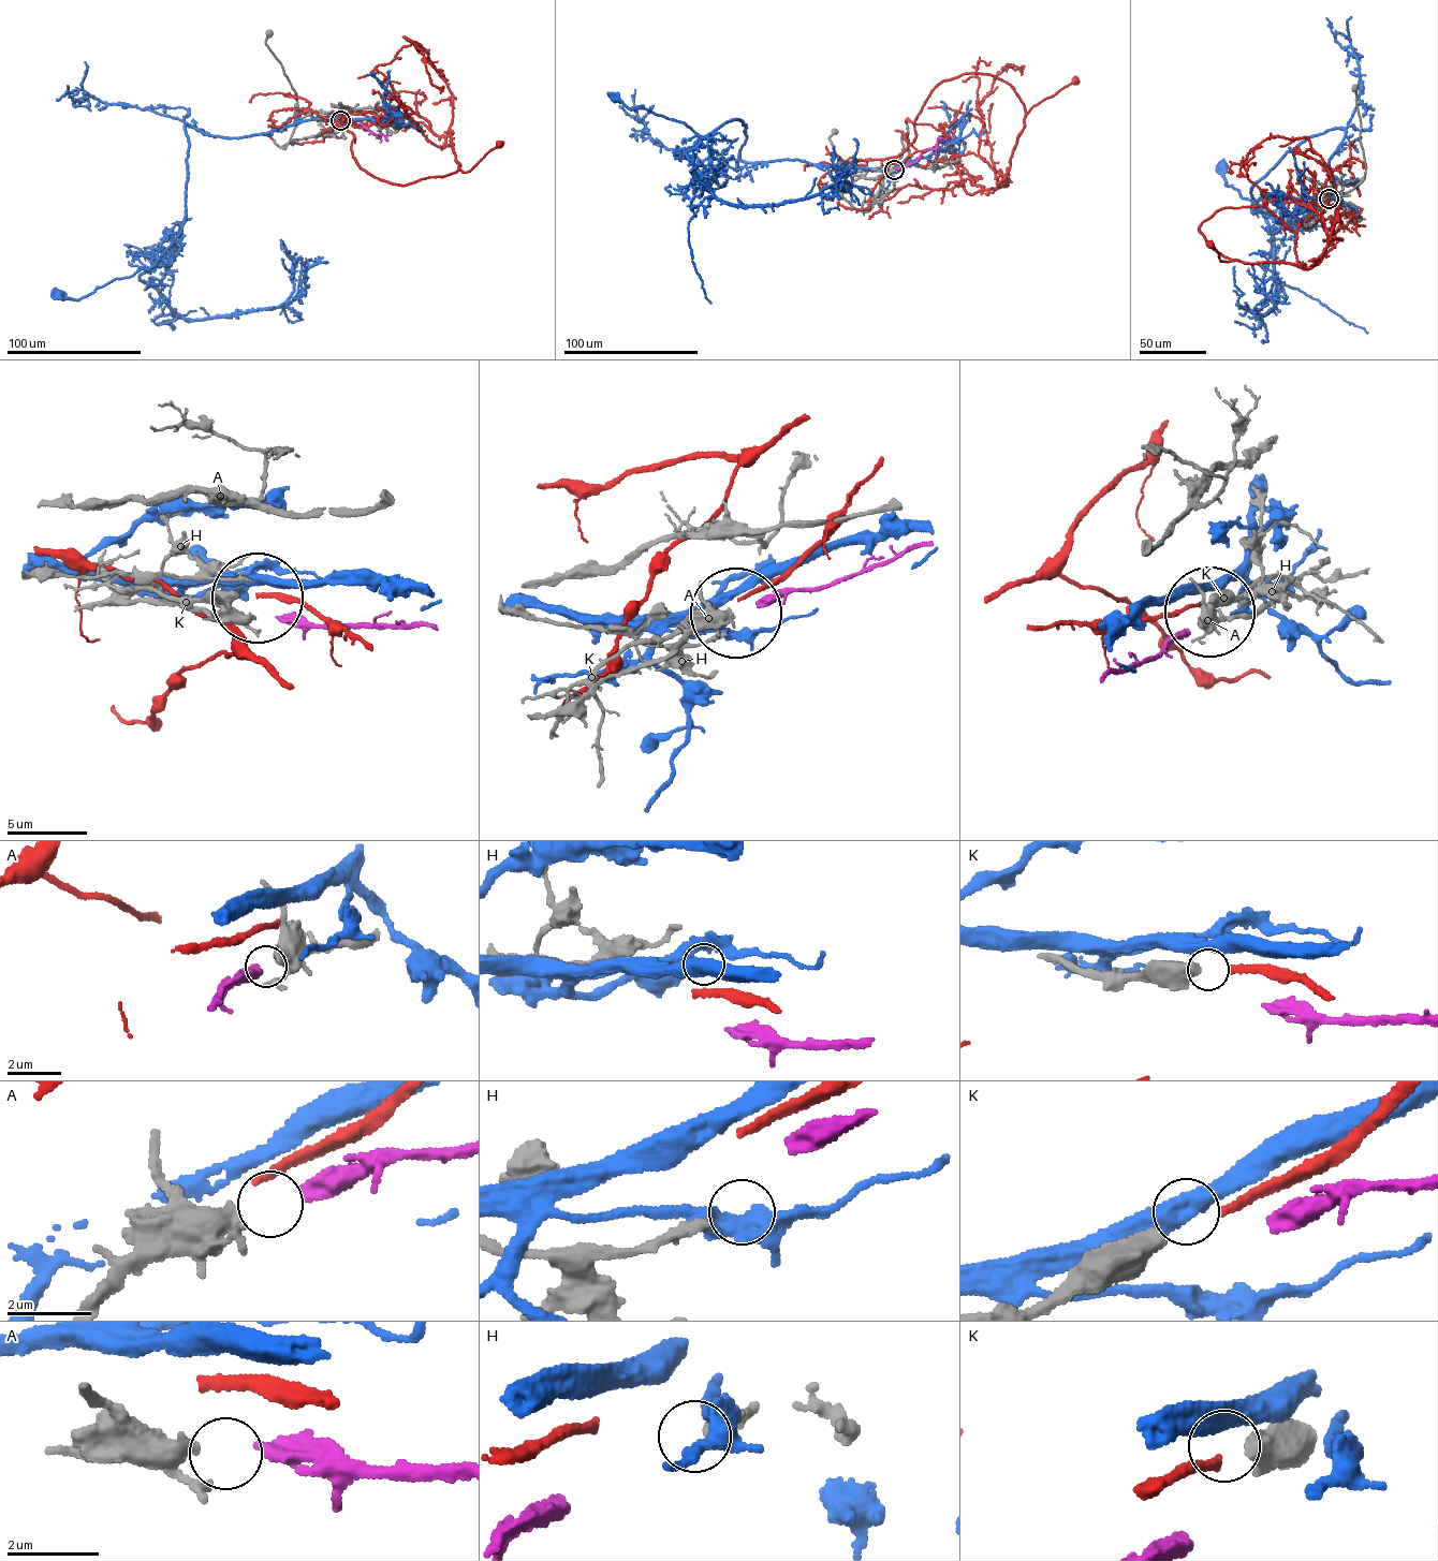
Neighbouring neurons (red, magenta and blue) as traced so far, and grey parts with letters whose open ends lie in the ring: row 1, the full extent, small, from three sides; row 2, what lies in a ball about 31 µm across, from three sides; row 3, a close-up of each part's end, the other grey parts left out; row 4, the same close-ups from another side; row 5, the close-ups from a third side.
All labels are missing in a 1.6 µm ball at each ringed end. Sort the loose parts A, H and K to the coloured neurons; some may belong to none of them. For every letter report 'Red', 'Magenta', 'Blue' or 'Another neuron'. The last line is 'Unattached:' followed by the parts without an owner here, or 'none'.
A: Magenta
H: Another neuron
K: Red
Unattached: H

